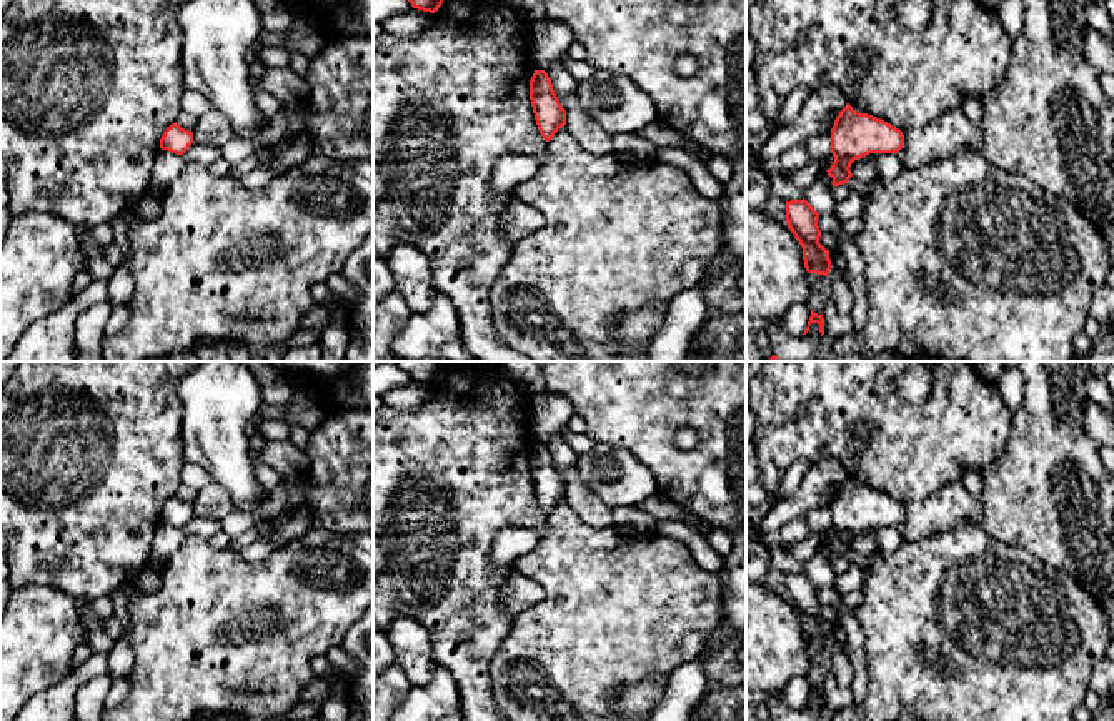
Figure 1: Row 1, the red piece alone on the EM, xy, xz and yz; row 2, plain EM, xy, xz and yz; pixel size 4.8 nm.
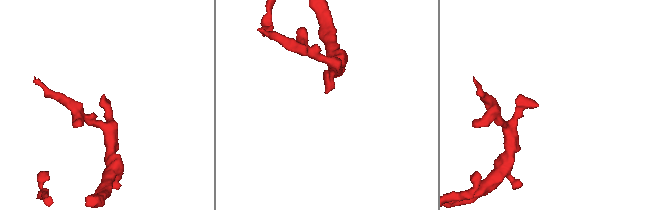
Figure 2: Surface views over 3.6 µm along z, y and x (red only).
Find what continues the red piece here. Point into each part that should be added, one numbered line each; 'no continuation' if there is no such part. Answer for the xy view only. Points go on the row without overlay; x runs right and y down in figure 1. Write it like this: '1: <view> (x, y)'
no continuation

